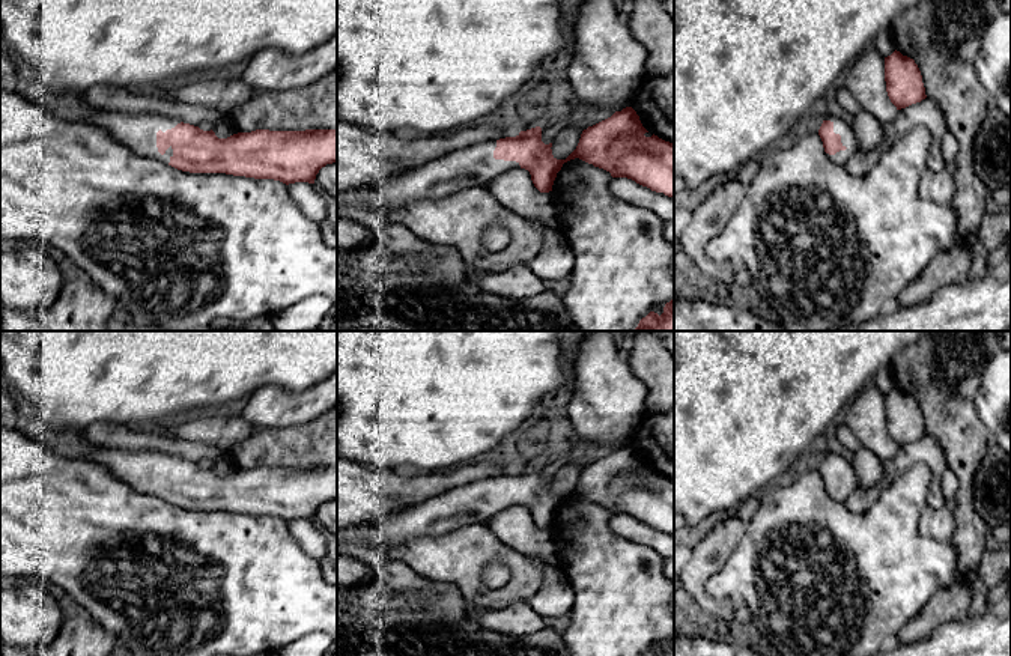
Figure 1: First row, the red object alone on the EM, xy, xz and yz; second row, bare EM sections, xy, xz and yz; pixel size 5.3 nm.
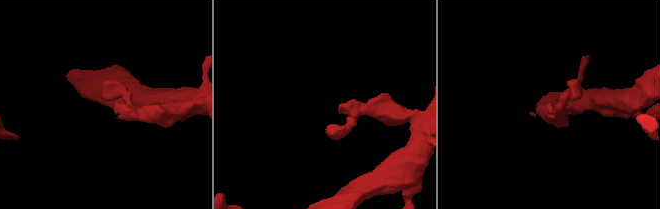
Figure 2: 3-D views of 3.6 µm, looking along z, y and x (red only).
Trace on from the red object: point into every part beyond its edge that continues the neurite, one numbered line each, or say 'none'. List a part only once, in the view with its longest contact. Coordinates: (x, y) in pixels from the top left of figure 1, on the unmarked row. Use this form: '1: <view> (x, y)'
1: xy (137, 468)

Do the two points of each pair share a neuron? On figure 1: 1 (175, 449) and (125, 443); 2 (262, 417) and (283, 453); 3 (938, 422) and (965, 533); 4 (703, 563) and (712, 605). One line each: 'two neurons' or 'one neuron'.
1: one neuron
2: two neurons
3: one neuron
4: one neuron

